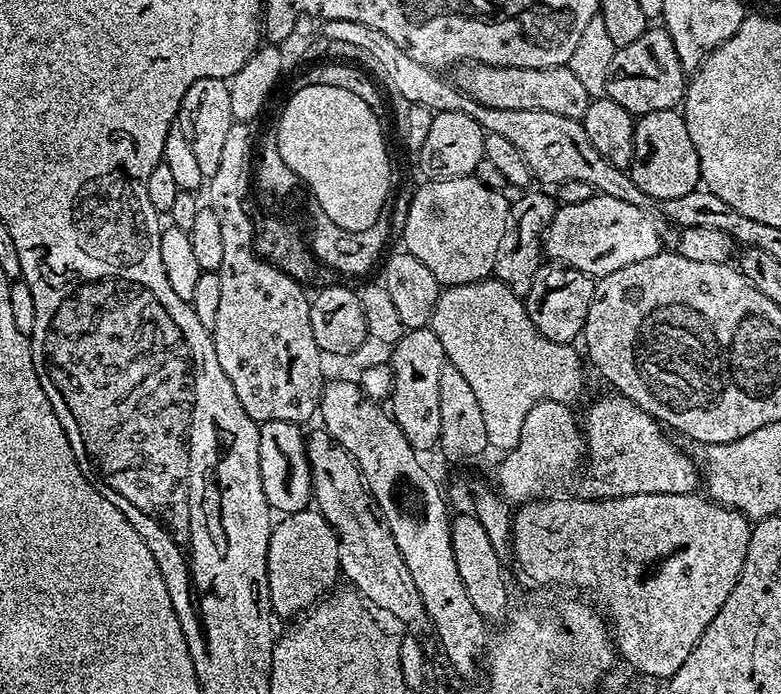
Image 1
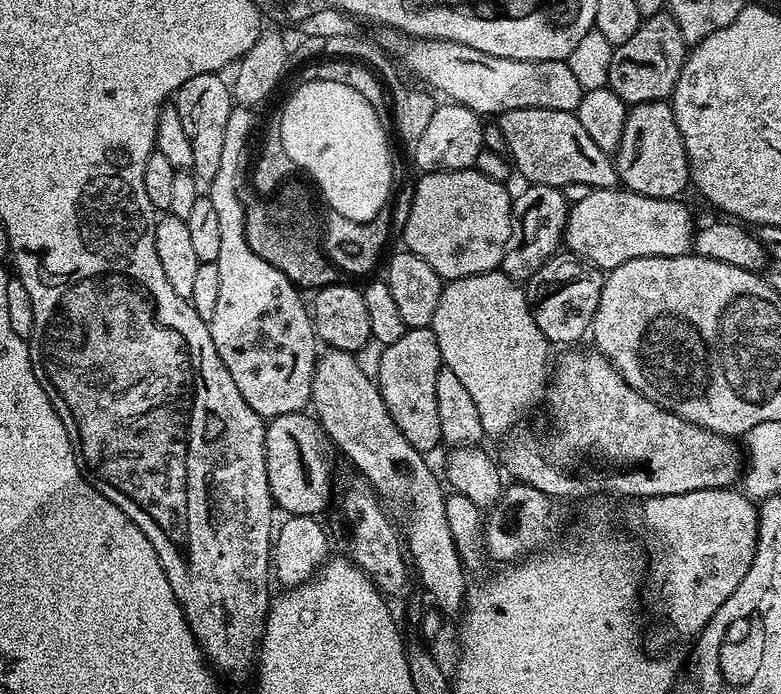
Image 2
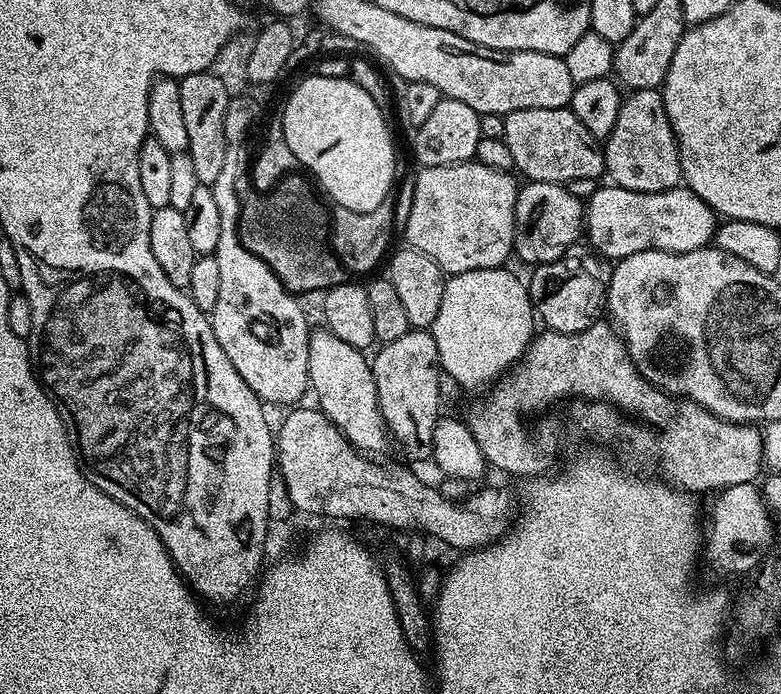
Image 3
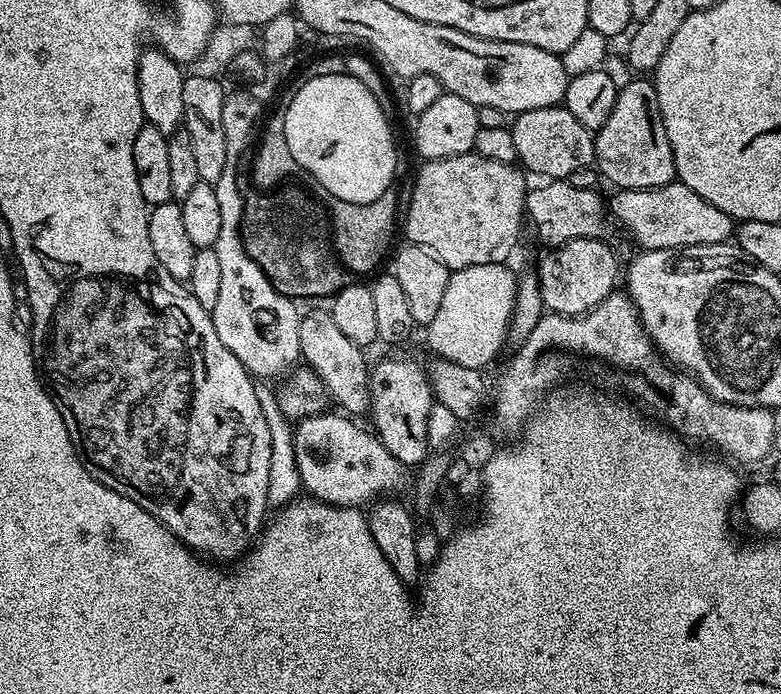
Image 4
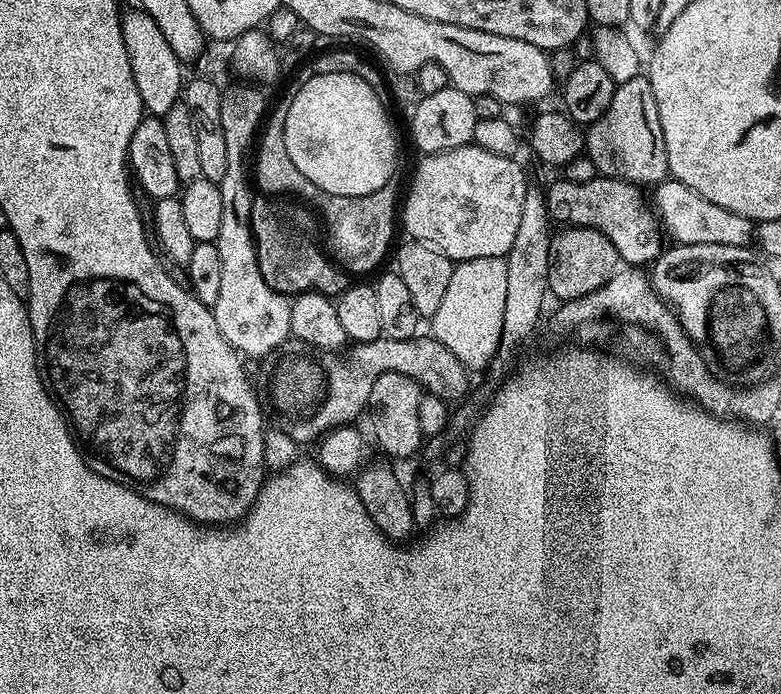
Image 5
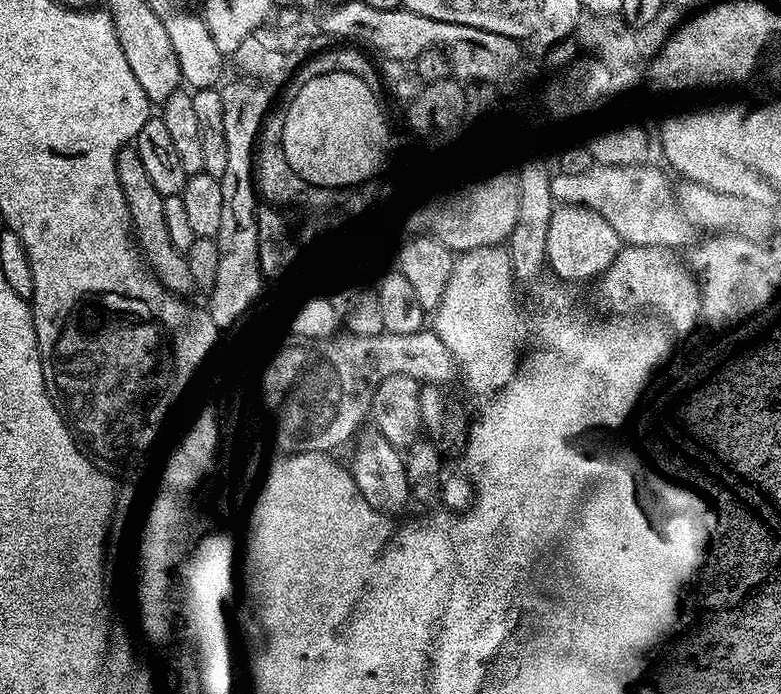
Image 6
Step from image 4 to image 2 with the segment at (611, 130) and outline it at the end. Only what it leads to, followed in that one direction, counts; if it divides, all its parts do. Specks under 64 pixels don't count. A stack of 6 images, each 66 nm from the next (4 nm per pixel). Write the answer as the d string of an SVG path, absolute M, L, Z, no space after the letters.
M655 100L629 107L626 126L622 126L622 142L616 148L614 161L619 183L629 192L670 200L679 197L684 187L689 187L686 146L668 100Z

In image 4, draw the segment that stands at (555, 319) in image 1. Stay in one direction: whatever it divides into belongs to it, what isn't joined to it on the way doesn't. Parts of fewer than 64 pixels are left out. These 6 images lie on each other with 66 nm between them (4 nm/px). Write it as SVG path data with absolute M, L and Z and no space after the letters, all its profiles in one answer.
M578 238L560 248L551 249L538 267L541 302L549 313L557 316L582 316L597 308L617 287L616 256L603 239Z

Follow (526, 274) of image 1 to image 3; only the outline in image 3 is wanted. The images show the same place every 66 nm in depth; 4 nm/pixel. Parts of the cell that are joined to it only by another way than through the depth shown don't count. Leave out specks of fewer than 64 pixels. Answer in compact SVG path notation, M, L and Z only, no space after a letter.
M527 181L516 194L512 239L515 259L536 266L562 258L562 254L566 254L566 250L573 247L585 231L585 211L585 201L570 194L563 183Z

